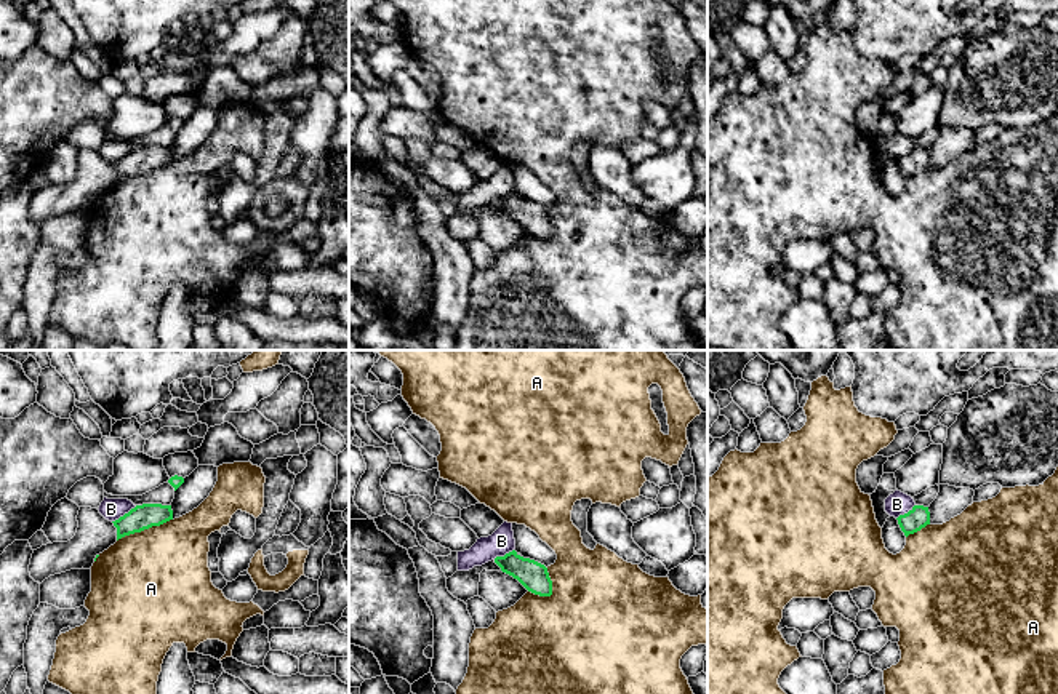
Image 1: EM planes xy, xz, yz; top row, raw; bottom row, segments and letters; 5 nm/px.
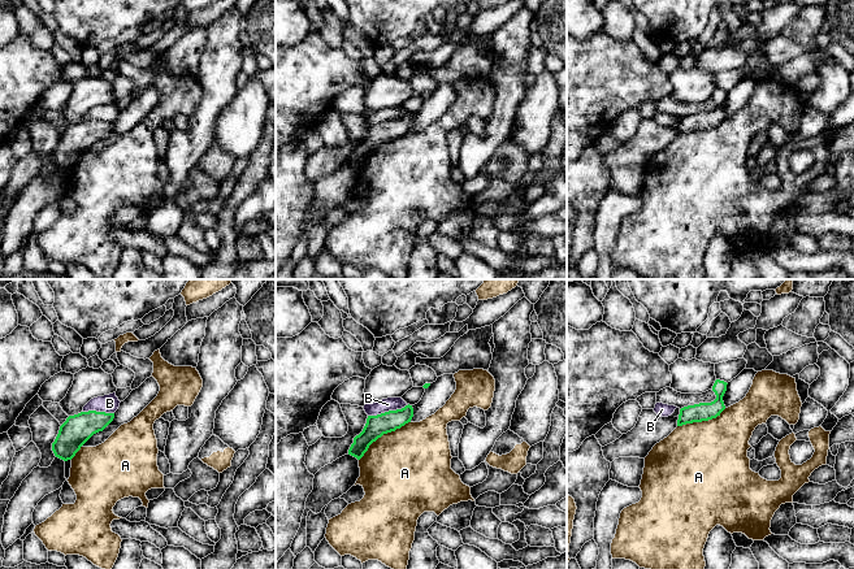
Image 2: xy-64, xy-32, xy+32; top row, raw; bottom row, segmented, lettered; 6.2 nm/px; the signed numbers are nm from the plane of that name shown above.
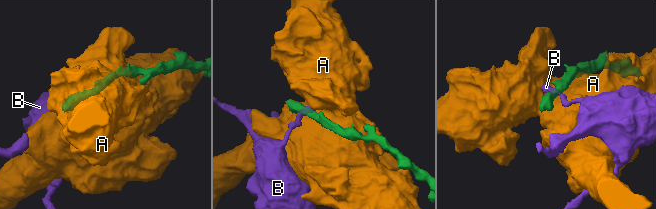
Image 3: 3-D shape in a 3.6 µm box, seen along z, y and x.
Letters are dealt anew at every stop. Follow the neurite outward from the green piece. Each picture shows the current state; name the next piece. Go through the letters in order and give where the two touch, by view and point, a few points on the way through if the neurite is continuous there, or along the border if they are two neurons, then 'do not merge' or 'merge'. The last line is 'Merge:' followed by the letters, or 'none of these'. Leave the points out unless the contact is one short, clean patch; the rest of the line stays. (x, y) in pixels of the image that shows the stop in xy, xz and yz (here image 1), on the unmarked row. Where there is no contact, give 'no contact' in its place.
A: meets green in xy at (144, 170); do not merge
B: meets green in xy at (125, 155); border along xy (136, 147), (112, 163); do not merge
Merge: none of these

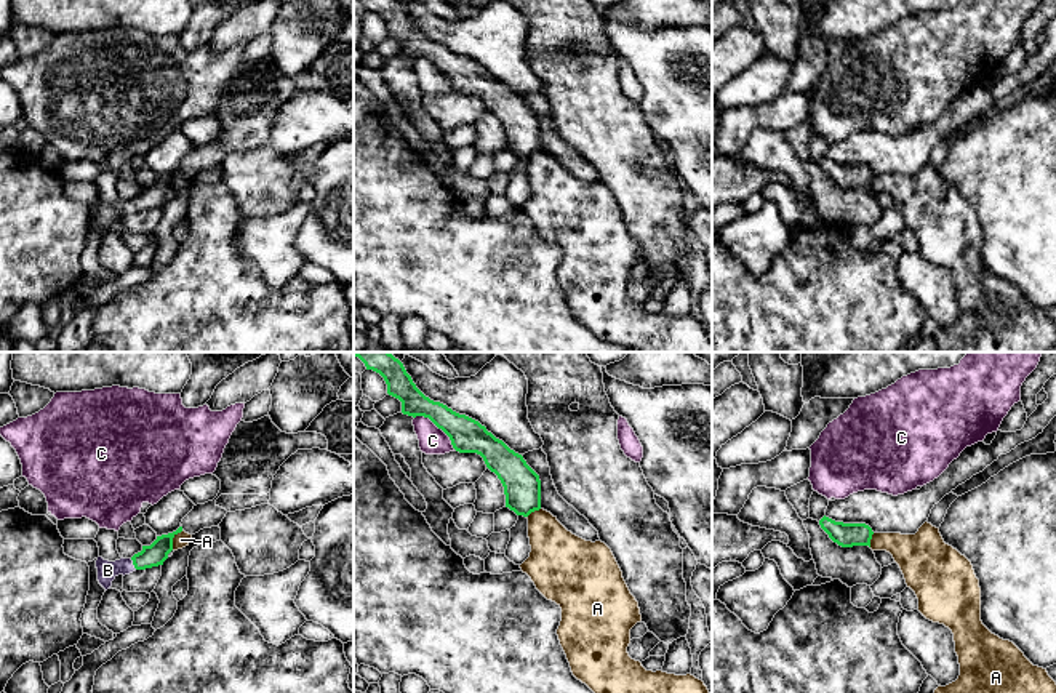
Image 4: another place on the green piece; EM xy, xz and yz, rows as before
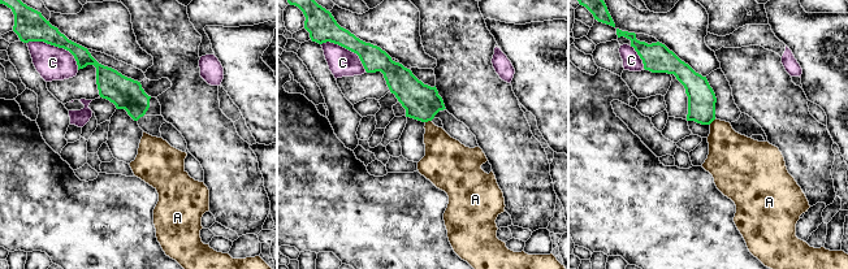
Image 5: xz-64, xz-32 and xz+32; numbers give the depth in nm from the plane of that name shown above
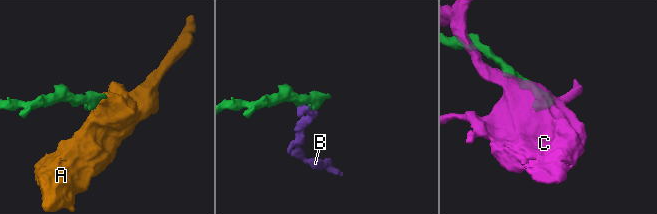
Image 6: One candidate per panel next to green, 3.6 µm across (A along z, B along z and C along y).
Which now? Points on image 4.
A: meets green in xy at (172, 181); border along xy (183, 172), (173, 180), (172, 191); do not merge
B: meets green in xy at (133, 205); runs through xy (157, 194), (133, 205), (108, 212); merge
C: meets green in xz at (437, 68); do not merge
Merge: B

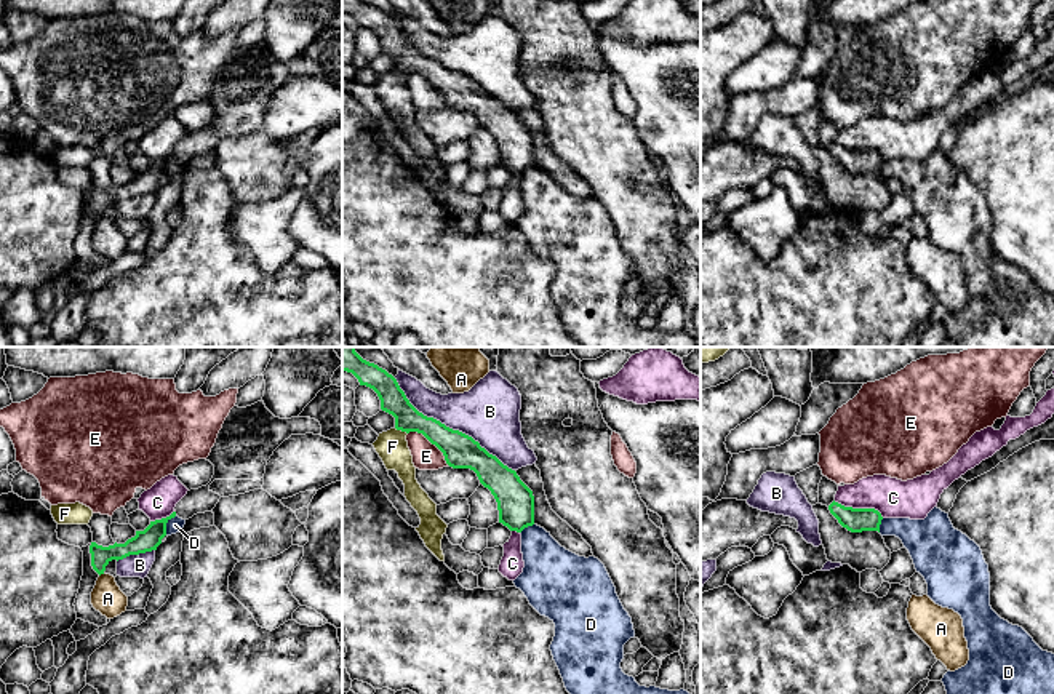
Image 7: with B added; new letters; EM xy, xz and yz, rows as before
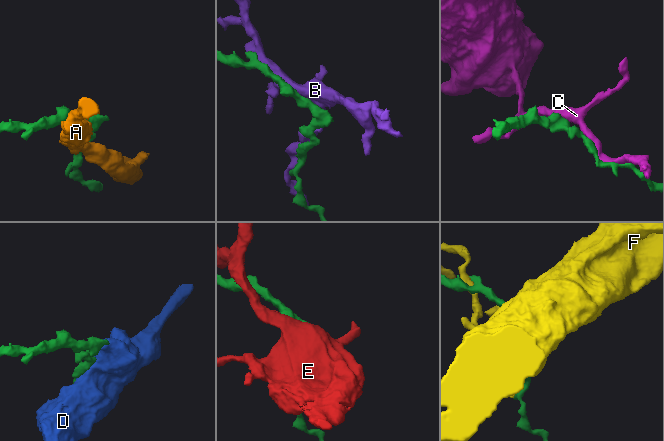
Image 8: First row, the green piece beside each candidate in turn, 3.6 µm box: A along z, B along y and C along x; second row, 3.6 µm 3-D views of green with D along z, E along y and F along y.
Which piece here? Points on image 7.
A: meets green in xy at (101, 215); border along xy (104, 215), (99, 218); do not merge
B: meets green in xz at (448, 69); do not merge
C: meets green in yz at (859, 151); do not merge
D: meets green in xy at (165, 167); do not merge
E: meets green in xz at (431, 83); do not merge
F: meets green in xz at (402, 72); do not merge
Merge: none of these

